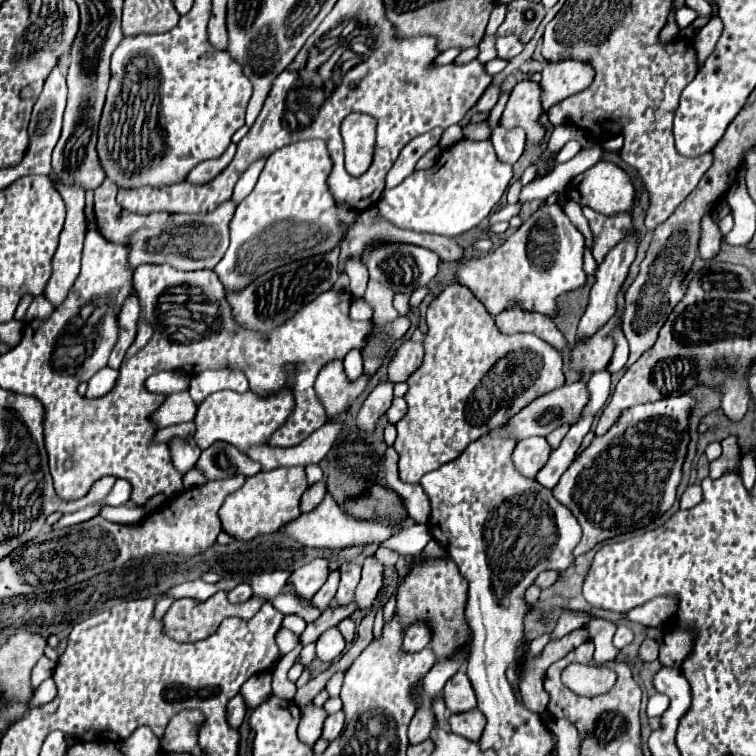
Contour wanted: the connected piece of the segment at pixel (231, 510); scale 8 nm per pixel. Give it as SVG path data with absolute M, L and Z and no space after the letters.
M290 466L290 468L274 468L268 472L258 472L256 476L246 478L242 488L232 492L222 508L220 508L220 522L222 530L236 540L254 540L256 536L274 534L288 522L296 520L300 516L300 498L306 492L306 472L302 466Z

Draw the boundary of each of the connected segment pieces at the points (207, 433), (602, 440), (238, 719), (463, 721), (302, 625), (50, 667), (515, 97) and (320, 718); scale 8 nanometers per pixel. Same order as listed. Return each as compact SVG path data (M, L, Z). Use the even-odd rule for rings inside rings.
M232 390L214 392L208 398L204 398L198 406L194 418L196 424L194 440L200 450L210 448L214 442L228 442L238 450L246 452L246 448L250 446L268 442L268 436L272 436L272 432L286 422L288 414L292 412L292 404L294 400L290 390L282 390L276 396L268 396L268 398L260 398L254 392L246 392L246 394L236 394Z
M694 396L666 398L638 404L622 412L618 422L580 454L552 490L554 498L572 510L582 526L582 540L574 556L586 554L596 544L648 526L676 502L682 464L688 452L688 420L696 406ZM686 430L686 446L684 446Z
M238 694L238 696L228 704L228 724L230 724L232 728L240 728L246 712L248 712L246 702L244 702L242 694Z
M474 708L474 710L468 710L468 712L452 714L450 716L450 726L452 726L454 734L460 734L460 736L472 740L472 742L478 742L482 732L484 732L486 718L478 708Z
M288 615L283 619L281 626L301 635L307 626L307 622L297 615Z
M42 656L42 658L36 662L36 666L34 666L34 670L32 670L32 676L30 676L32 688L38 688L42 680L50 678L52 672L54 672L54 668L56 668L56 662L52 662L52 660L48 660L46 656Z
M532 80L518 82L510 94L500 124L506 128L514 128L514 126L524 128L528 142L538 144L544 138L544 126L540 118L542 118L540 84Z
M308 704L302 708L302 720L300 720L300 738L306 744L312 744L322 736L322 724L326 720L328 712L322 706Z

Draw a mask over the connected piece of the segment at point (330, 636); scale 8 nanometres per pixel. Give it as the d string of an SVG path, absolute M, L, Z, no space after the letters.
M328 628L318 640L316 640L316 656L322 662L332 662L344 652L344 638L338 628Z

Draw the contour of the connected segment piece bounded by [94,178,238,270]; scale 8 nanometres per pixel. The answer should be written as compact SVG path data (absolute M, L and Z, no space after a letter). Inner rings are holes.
M108 178L94 190L94 215L98 220L98 230L106 240L116 244L126 242L130 244L130 264L170 264L176 270L204 270L214 268L218 260L222 260L224 252L228 250L228 224L236 212L236 202L230 198L222 202L216 212L216 222L212 222L212 212L196 214L196 232L192 230L192 220L180 220L180 230L176 230L176 214L132 214L118 206L116 195L117 186ZM208 236L208 242L206 242Z

